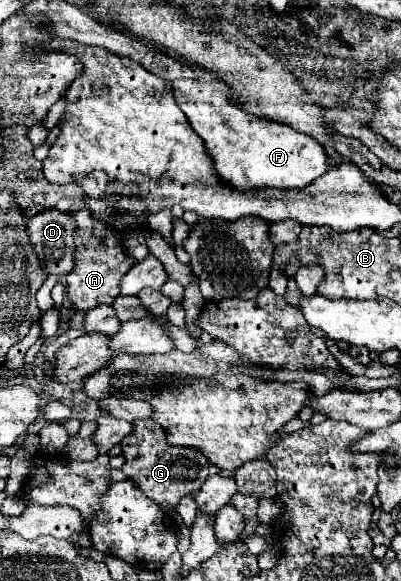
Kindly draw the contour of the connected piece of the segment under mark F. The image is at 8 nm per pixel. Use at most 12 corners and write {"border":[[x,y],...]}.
{"border":[[216,80],[176,104],[222,184],[290,190],[328,170],[324,146],[228,104]]}

